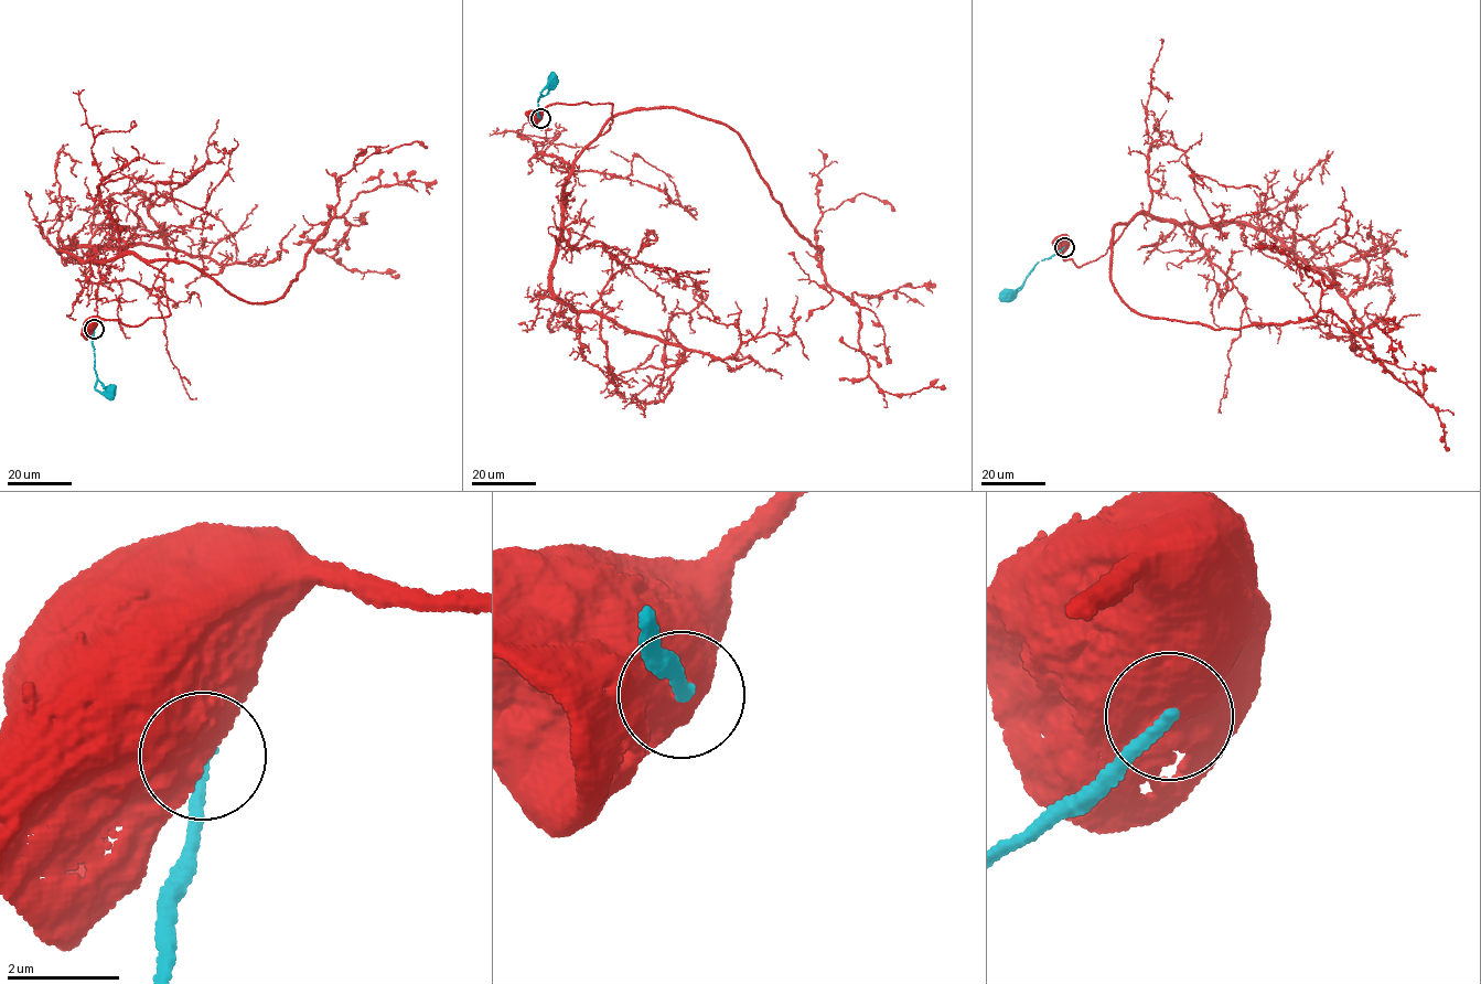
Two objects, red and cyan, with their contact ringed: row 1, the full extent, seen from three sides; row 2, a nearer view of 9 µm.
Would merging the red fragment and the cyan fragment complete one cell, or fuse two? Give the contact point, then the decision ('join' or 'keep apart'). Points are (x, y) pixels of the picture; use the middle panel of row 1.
(540, 118) | keep apart

